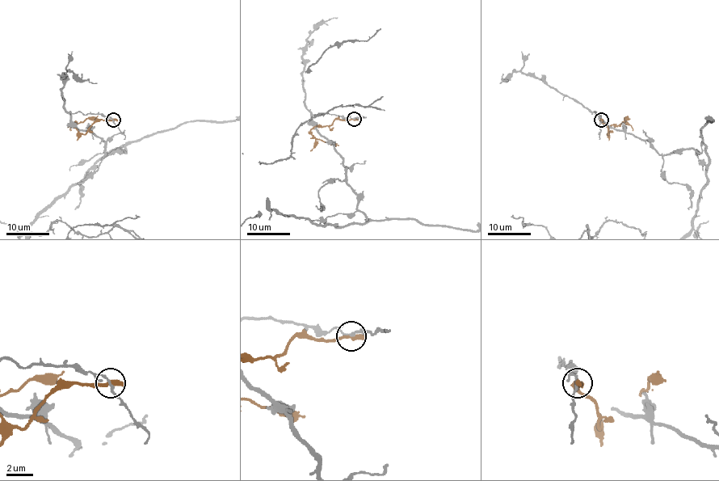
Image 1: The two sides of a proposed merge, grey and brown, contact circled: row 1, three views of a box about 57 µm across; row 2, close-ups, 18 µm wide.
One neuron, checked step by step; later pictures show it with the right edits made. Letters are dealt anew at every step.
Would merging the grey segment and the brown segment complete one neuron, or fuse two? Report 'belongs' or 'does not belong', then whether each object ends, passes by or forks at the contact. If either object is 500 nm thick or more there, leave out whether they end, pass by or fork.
does not belong; grey passes by; brown ends

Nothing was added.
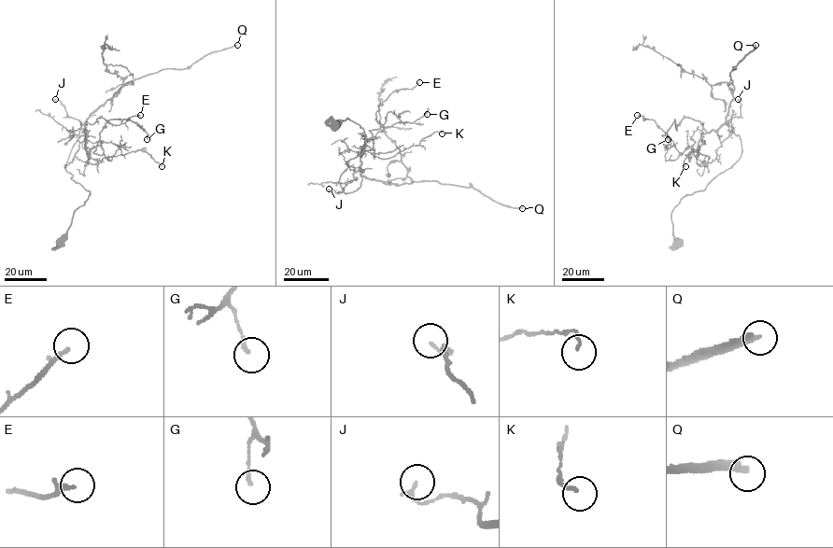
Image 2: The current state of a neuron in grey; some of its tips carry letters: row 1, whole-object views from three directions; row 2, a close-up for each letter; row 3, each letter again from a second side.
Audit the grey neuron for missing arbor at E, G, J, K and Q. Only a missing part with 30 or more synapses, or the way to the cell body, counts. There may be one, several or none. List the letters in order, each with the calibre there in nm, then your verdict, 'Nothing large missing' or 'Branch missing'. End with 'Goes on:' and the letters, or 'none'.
E: Thickness 180 nm. Nothing large missing
G: Thickness 140 nm. Nothing large missing
J: Thickness 150 nm. Nothing large missing
K: Thickness 110 nm. Nothing large missing
Q: Thickness 260 nm. Branch missing
Goes on: Q

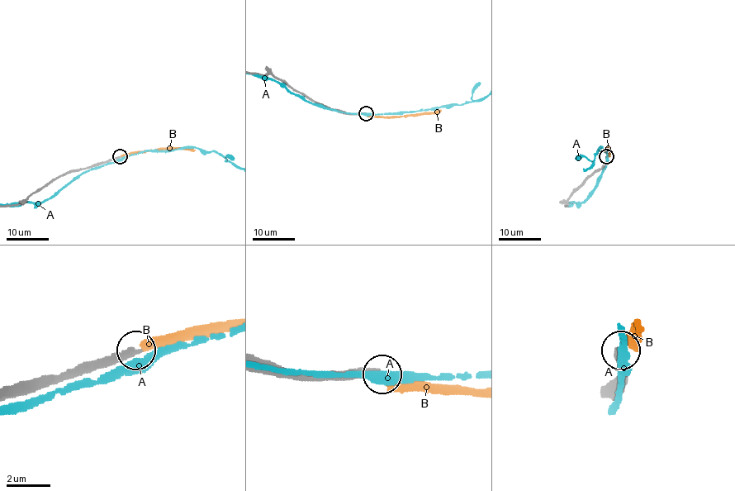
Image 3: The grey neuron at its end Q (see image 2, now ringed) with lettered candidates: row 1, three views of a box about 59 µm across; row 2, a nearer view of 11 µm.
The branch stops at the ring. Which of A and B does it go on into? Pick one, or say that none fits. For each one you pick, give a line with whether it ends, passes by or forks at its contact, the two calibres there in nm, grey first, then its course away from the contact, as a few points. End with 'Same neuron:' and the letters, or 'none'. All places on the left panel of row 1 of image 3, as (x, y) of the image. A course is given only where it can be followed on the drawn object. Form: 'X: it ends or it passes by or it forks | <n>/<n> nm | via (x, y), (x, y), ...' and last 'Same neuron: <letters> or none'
Same neuron: none

